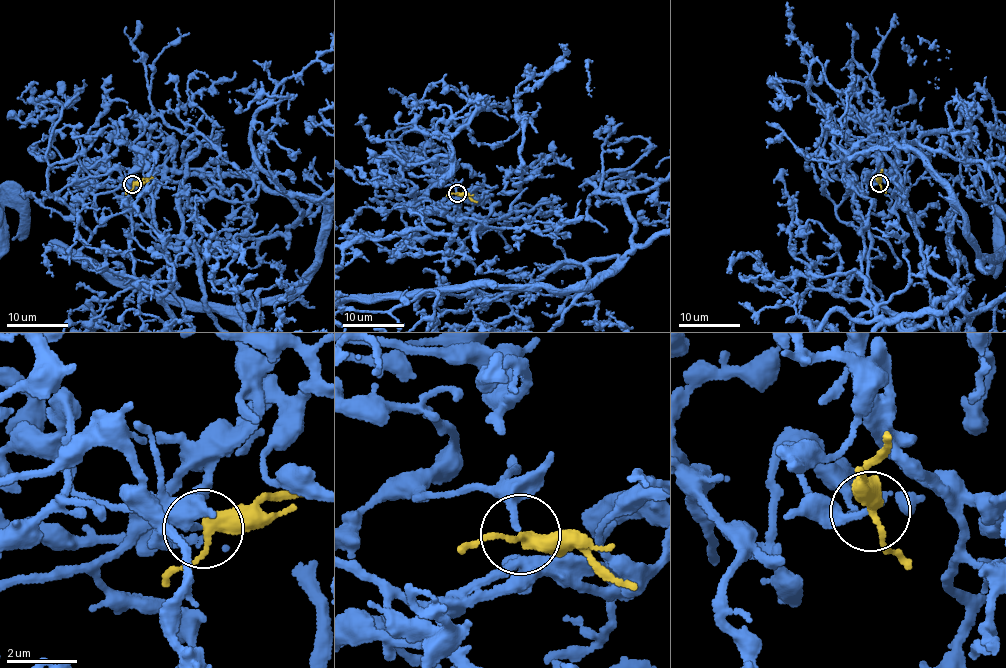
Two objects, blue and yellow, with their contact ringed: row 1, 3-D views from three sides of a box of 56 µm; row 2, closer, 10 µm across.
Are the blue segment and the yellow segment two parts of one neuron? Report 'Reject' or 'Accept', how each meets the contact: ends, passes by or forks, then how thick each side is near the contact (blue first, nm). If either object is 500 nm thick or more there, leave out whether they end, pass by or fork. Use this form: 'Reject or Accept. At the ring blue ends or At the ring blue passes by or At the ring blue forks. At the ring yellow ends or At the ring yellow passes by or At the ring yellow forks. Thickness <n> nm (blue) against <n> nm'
Accept. At the ring blue passes by. At the ring yellow passes by. Thickness 140 nm (blue) against 360 nm

